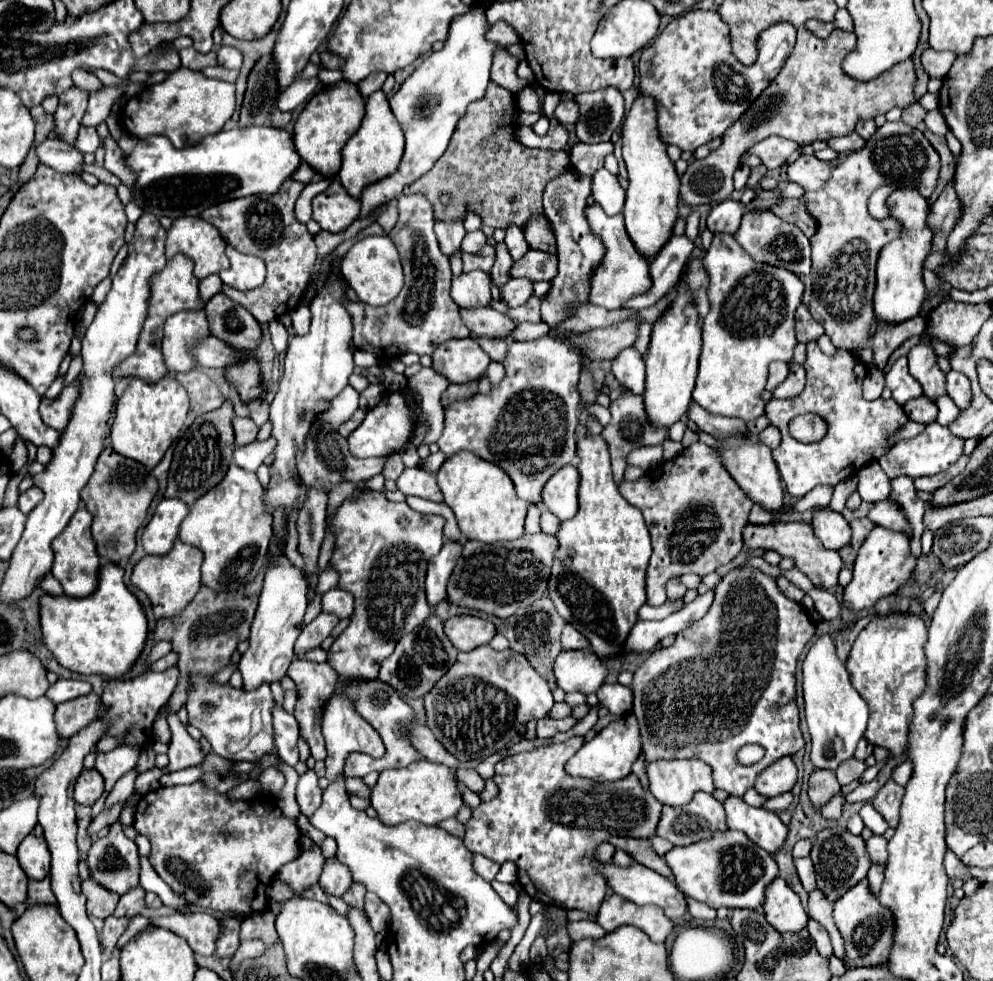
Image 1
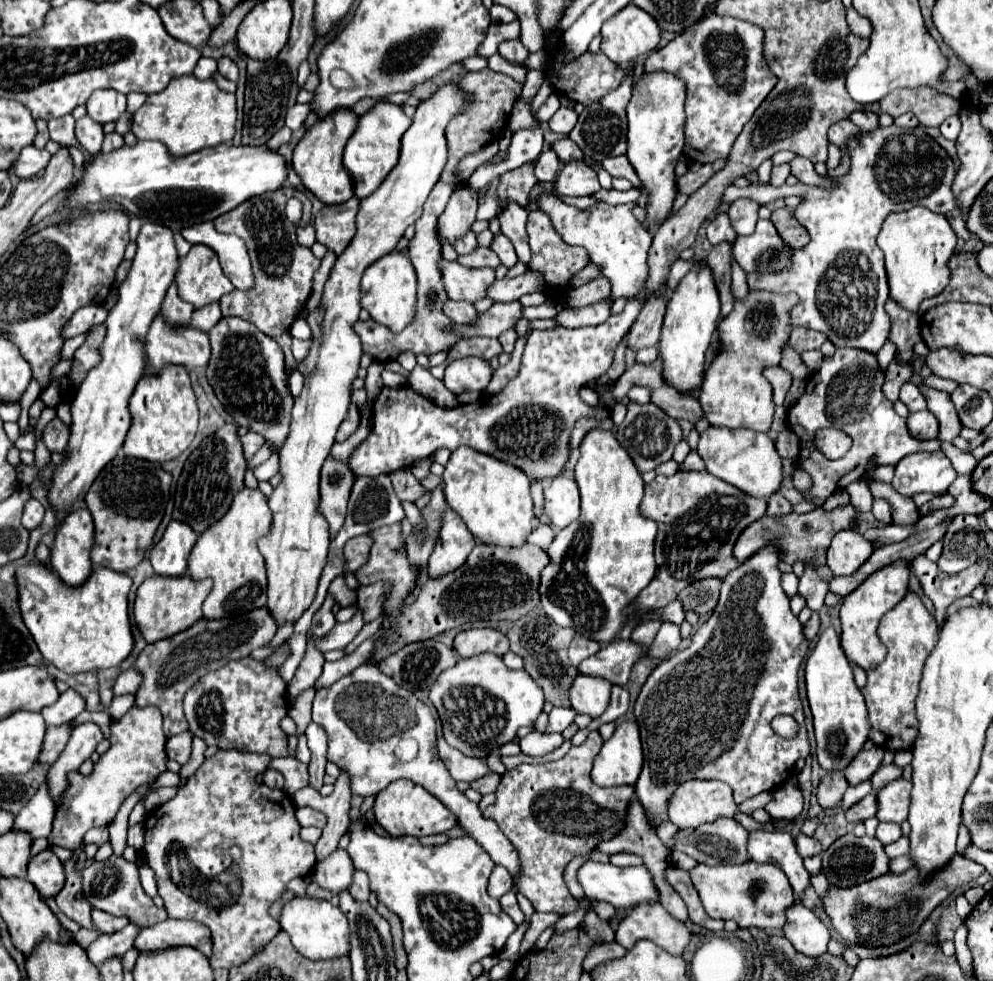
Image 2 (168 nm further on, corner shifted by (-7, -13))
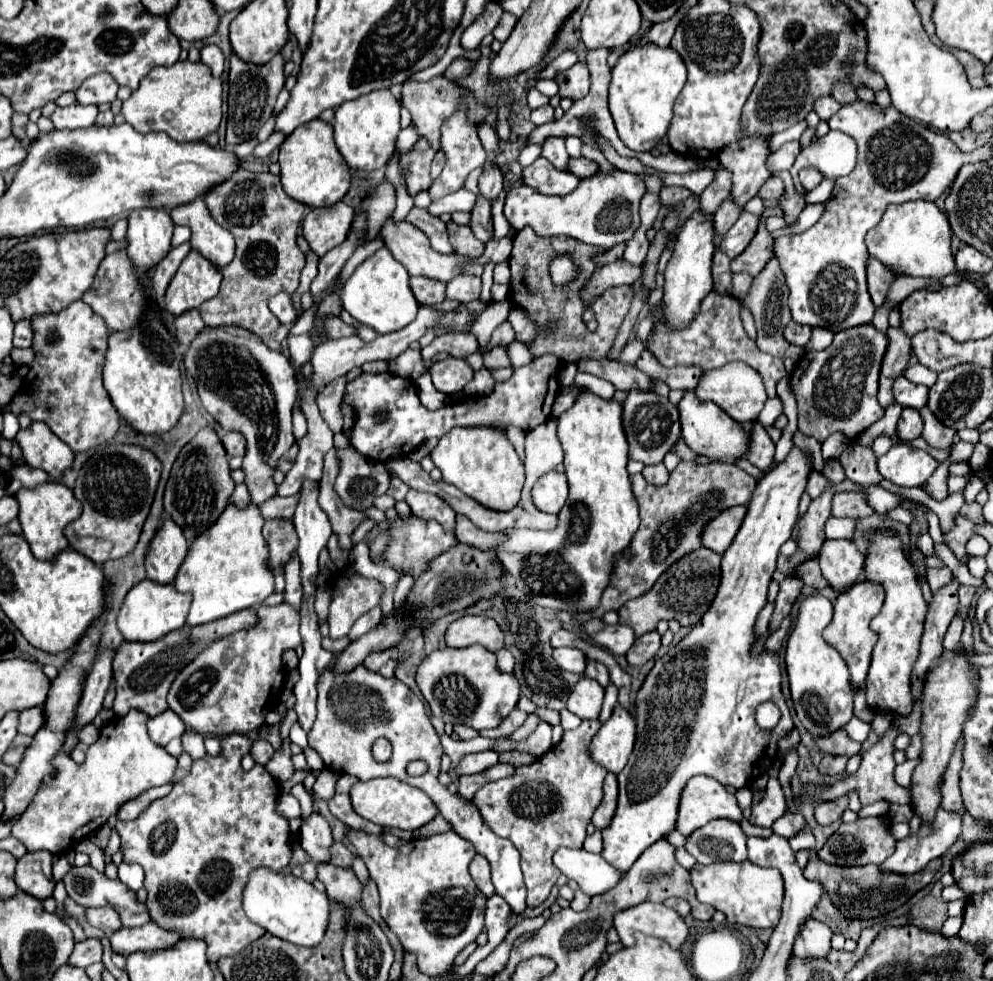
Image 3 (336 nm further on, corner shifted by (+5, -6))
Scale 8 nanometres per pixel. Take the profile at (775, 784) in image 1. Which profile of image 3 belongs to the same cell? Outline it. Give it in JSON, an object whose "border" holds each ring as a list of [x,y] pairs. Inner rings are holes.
{"border":[[[779,764],[771,766],[767,770],[769,774],[769,782],[767,782],[767,794],[765,798],[753,806],[753,814],[749,818],[751,824],[755,826],[765,826],[769,828],[785,810],[787,810],[787,802],[785,802],[785,794],[781,790],[781,784],[777,780],[777,774],[779,774]]]}

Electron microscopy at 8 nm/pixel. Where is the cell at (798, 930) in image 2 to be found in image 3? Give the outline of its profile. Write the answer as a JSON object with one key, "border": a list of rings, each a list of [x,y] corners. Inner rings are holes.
{"border":[[[819,920],[807,922],[803,926],[803,934],[795,940],[795,956],[803,960],[813,960],[813,958],[825,958],[831,952],[831,928]]]}

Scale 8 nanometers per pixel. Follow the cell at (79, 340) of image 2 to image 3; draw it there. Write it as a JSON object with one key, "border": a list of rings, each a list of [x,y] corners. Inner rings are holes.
{"border":[[[13,347],[10,357],[15,365],[24,365],[30,364],[33,361],[35,354],[31,347],[26,349],[18,349]]]}

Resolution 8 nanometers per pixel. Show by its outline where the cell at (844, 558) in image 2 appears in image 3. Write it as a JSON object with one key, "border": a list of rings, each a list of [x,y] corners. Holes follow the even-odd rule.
{"border":[[[825,540],[819,562],[823,578],[835,592],[847,592],[859,578],[865,556],[851,540]]]}

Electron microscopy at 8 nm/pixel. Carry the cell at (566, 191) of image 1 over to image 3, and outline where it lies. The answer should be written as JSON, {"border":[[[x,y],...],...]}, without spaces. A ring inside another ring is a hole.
{"border":[[[555,136],[545,138],[545,142],[541,146],[541,156],[547,158],[549,162],[553,162],[553,166],[557,170],[567,170],[569,154],[565,150],[565,140],[563,138],[555,138]]]}

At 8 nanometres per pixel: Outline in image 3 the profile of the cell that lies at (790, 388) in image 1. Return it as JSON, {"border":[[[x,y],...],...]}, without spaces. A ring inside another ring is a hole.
{"border":[[[775,254],[771,256],[771,260],[767,262],[767,266],[753,278],[753,284],[751,284],[751,290],[747,292],[747,296],[741,300],[745,308],[751,310],[753,318],[755,318],[755,326],[757,326],[757,346],[759,350],[771,354],[771,356],[779,356],[779,358],[801,358],[801,354],[805,352],[803,348],[799,346],[793,346],[789,344],[785,338],[783,338],[783,330],[787,326],[787,322],[791,320],[791,310],[787,306],[787,296],[789,296],[789,290],[787,290],[787,282],[785,282],[785,276],[781,272],[781,266],[775,258]]]}

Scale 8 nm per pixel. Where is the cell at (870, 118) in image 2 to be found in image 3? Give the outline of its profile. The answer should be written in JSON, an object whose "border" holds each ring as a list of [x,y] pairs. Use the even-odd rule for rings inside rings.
{"border":[[[833,84],[833,90],[831,90],[831,96],[841,102],[841,104],[849,104],[853,100],[857,100],[857,94],[853,90],[851,84]]]}

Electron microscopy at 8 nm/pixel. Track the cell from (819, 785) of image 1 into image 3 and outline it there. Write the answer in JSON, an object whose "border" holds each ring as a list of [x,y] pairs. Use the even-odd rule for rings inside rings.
{"border":[[[825,754],[823,760],[821,760],[821,764],[819,764],[819,770],[823,774],[841,774],[841,772],[845,772],[845,764],[847,764],[845,756]]]}

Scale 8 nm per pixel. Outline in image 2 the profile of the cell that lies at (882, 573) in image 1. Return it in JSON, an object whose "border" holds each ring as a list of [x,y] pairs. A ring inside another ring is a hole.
{"border":[[[891,563],[883,569],[877,569],[875,573],[871,573],[853,593],[849,593],[843,603],[841,603],[841,627],[843,627],[843,635],[841,635],[841,647],[847,655],[847,659],[863,669],[875,667],[877,663],[883,661],[885,657],[885,649],[877,637],[877,625],[881,621],[881,617],[891,611],[909,591],[909,563]]]}

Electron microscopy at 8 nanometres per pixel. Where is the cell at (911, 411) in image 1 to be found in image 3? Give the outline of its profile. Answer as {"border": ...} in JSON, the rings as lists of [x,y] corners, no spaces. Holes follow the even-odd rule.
{"border":[[[903,408],[903,414],[897,424],[897,438],[901,442],[911,442],[921,436],[921,430],[923,430],[923,418],[921,418],[919,410]]]}

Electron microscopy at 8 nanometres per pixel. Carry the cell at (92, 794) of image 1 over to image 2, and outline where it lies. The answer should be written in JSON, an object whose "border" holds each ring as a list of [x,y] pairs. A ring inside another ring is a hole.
{"border":[[[135,705],[121,719],[111,719],[111,735],[109,735],[111,747],[95,763],[95,769],[93,769],[93,773],[89,777],[85,777],[81,773],[71,773],[69,787],[67,787],[67,793],[65,793],[65,799],[63,799],[63,807],[55,813],[53,831],[49,835],[49,843],[51,845],[59,843],[65,849],[75,849],[75,847],[79,847],[83,843],[83,835],[89,829],[101,827],[101,825],[113,821],[115,813],[119,811],[119,807],[121,807],[121,803],[125,801],[127,795],[131,795],[139,785],[157,779],[165,771],[165,763],[167,763],[165,741],[167,739],[165,739],[163,729],[161,729],[161,713],[153,705],[149,705],[149,707],[137,707]]]}

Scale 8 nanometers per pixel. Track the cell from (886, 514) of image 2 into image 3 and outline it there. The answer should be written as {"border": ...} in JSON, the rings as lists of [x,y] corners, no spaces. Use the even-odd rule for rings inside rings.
{"border":[[[895,508],[895,510],[891,510],[887,516],[889,516],[891,520],[895,520],[895,522],[905,522],[907,526],[911,526],[911,522],[913,522],[913,514],[911,514],[909,510],[905,510],[905,508]]]}

